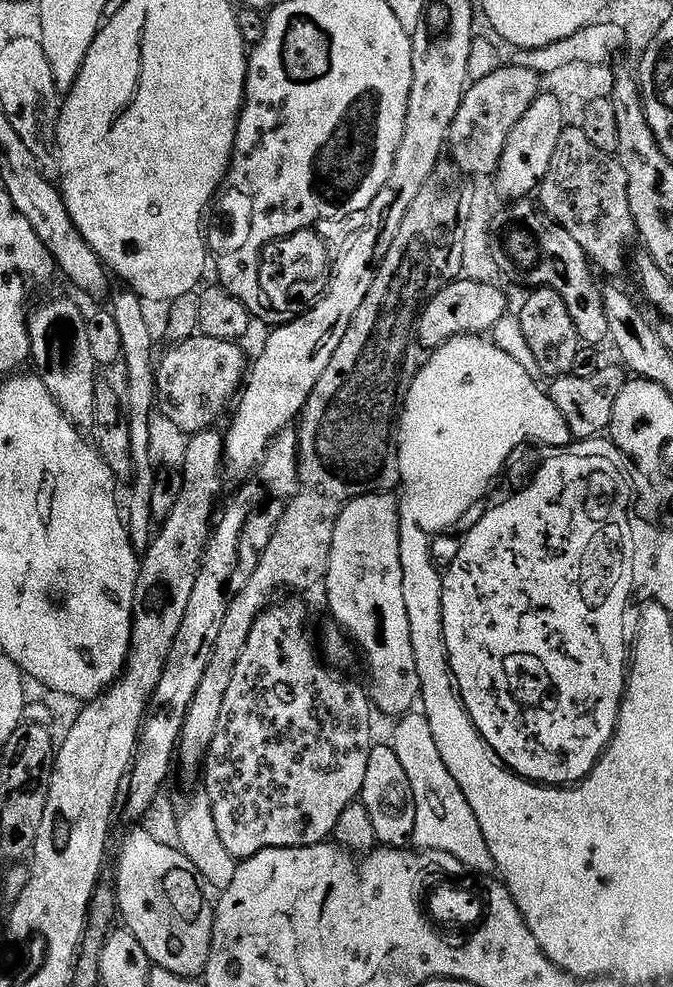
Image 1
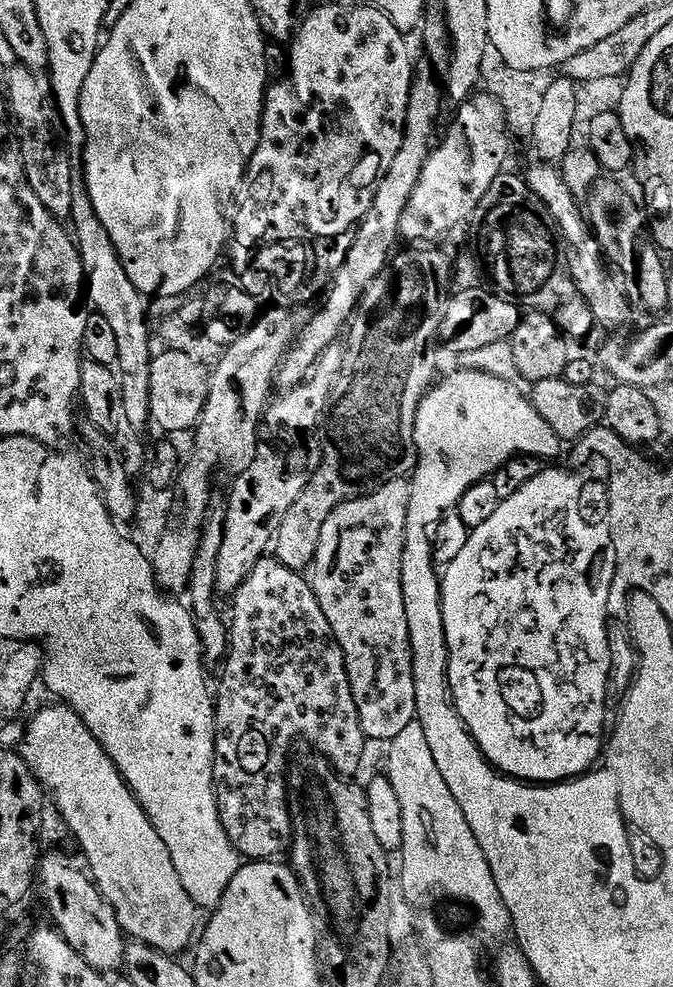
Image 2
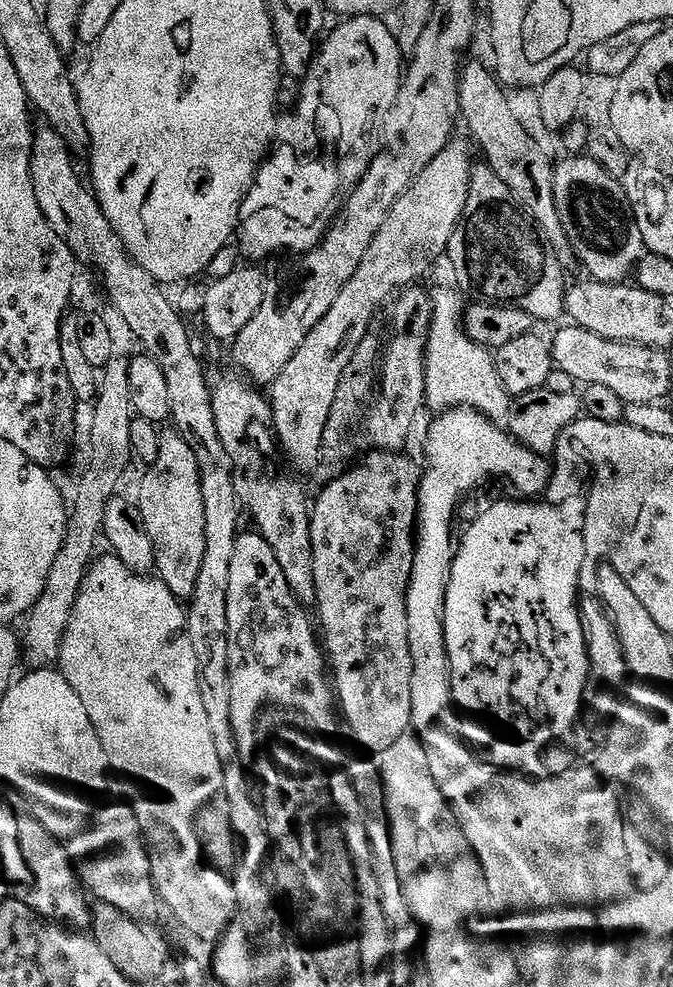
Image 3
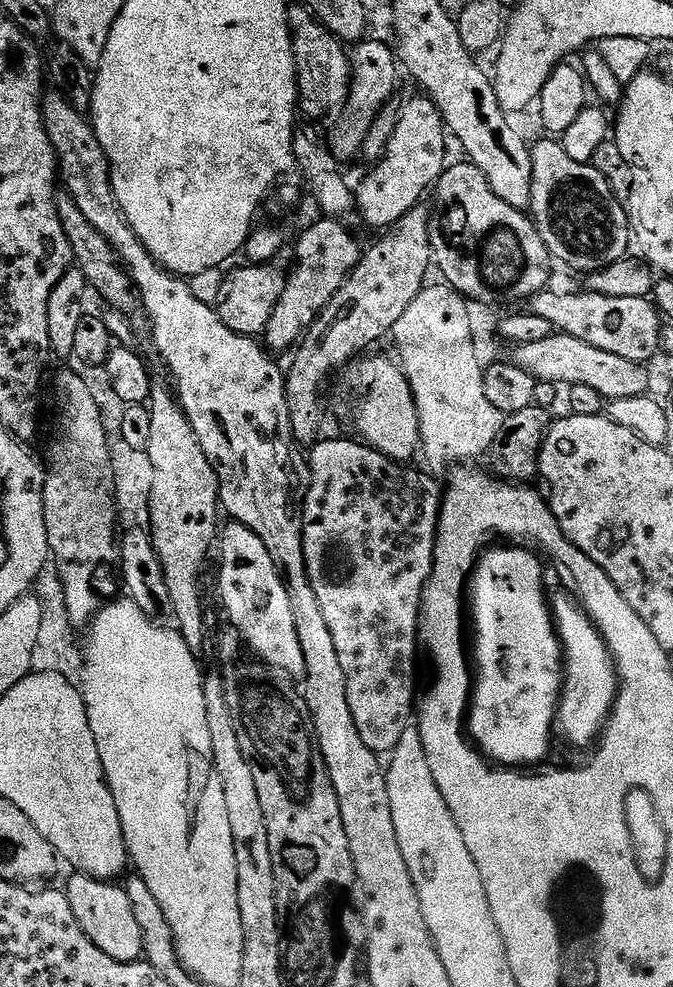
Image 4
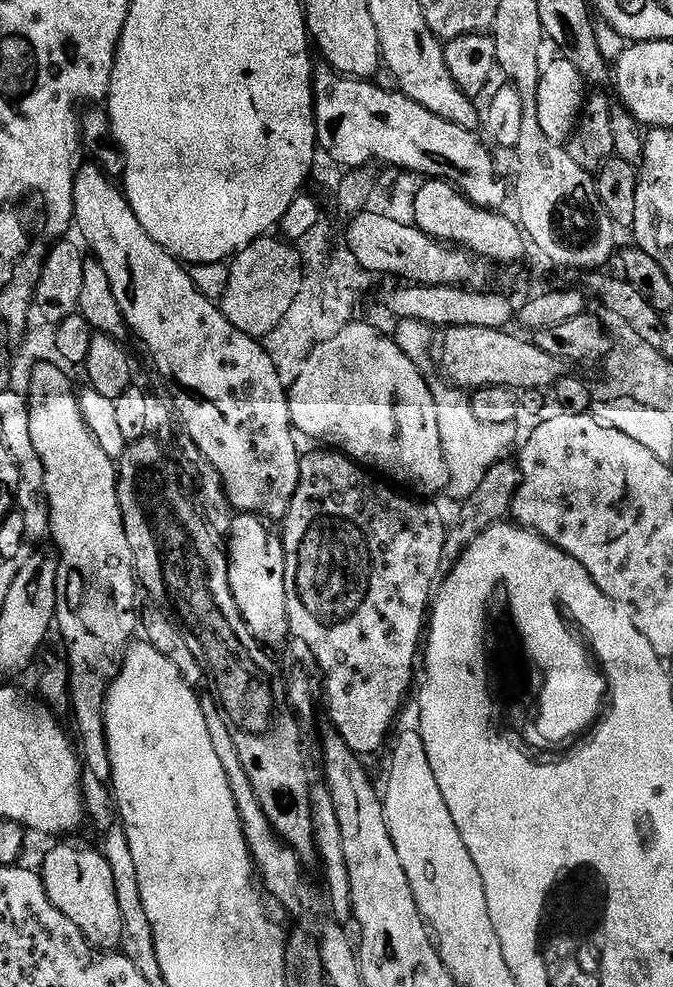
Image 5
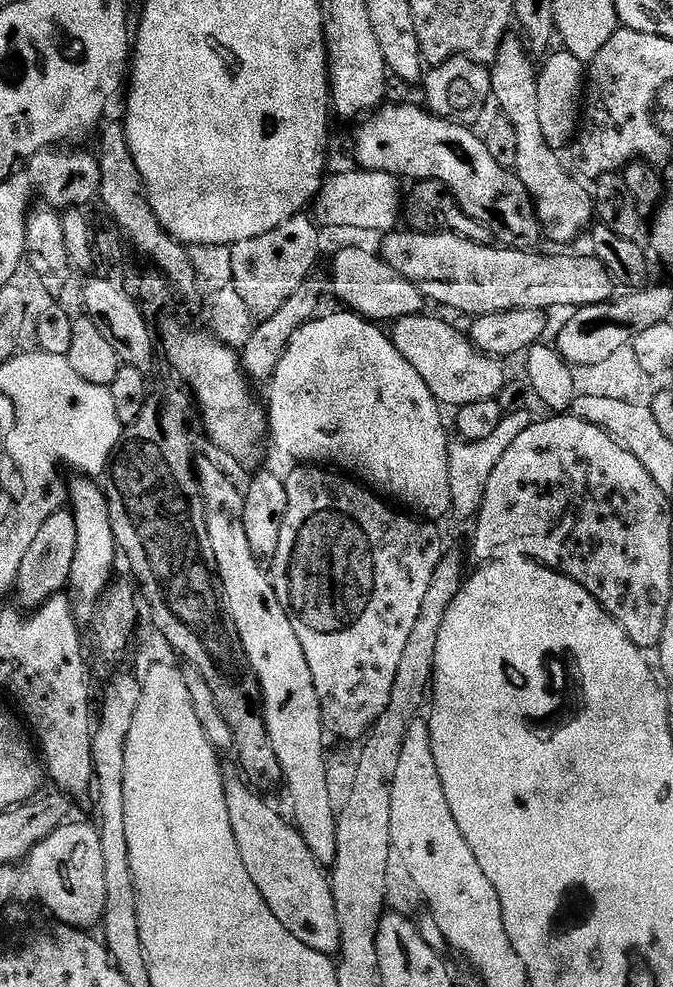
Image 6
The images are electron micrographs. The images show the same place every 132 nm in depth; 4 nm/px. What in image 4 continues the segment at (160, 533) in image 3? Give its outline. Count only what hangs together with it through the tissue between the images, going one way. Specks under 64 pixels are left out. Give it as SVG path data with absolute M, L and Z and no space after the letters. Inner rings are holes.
M160 380L153 381L147 405L150 410L150 446L147 452L155 473L149 502L148 532L162 562L163 576L170 590L170 610L178 622L177 631L190 647L190 652L198 656L203 653L206 640L204 606L198 582L220 528L220 479L212 460L206 458L175 393L165 384Z

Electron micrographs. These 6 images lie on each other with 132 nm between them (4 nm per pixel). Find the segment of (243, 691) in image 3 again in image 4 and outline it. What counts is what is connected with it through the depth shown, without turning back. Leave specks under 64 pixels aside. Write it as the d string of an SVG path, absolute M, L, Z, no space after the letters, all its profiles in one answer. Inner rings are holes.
M235 522L223 525L218 536L218 550L224 555L220 564L220 600L224 603L224 612L228 615L231 627L239 634L253 657L288 673L293 678L303 677L304 659L302 645L298 642L298 630L294 626L294 610L290 610L290 594L286 590L284 580L276 568L276 563L270 558L270 550L262 546L262 538L254 534L246 526Z

